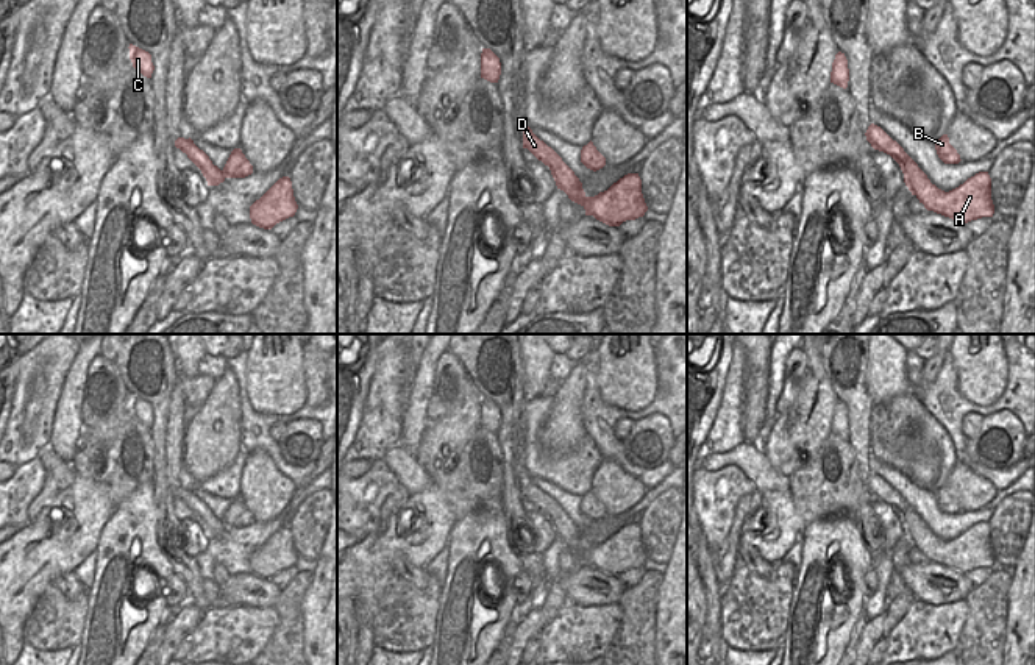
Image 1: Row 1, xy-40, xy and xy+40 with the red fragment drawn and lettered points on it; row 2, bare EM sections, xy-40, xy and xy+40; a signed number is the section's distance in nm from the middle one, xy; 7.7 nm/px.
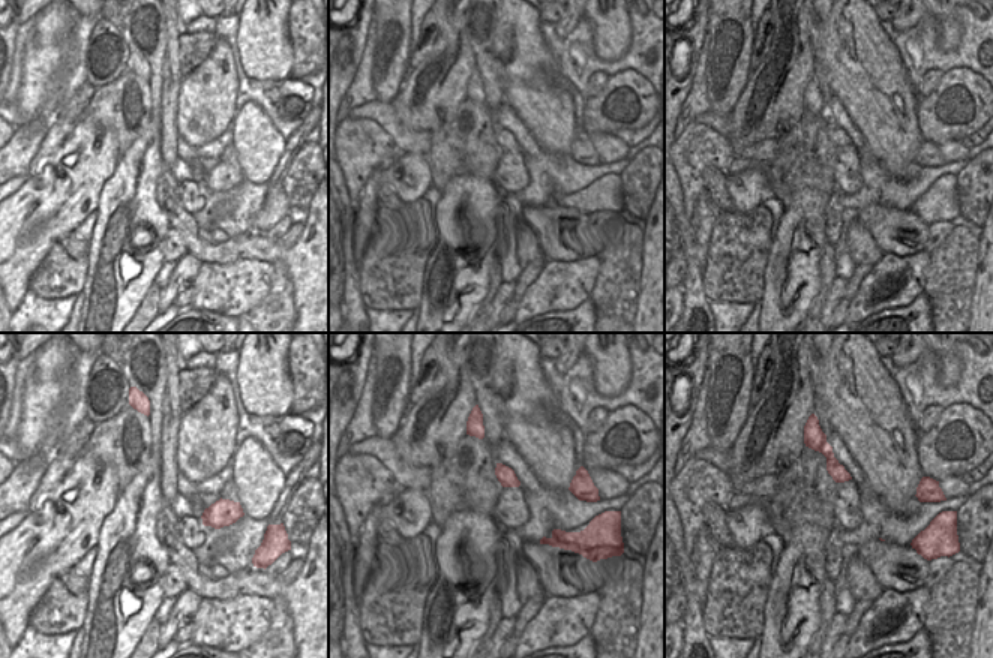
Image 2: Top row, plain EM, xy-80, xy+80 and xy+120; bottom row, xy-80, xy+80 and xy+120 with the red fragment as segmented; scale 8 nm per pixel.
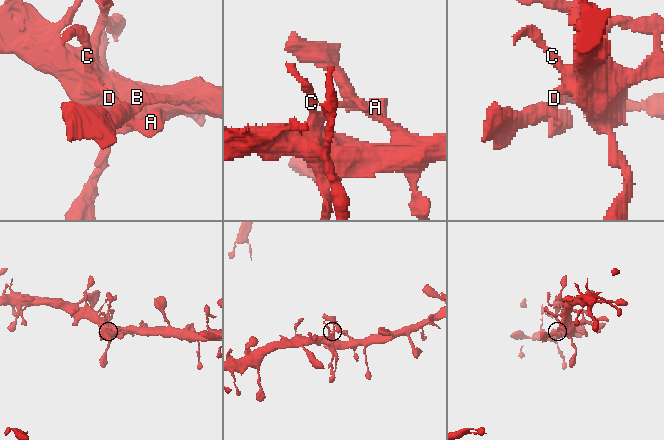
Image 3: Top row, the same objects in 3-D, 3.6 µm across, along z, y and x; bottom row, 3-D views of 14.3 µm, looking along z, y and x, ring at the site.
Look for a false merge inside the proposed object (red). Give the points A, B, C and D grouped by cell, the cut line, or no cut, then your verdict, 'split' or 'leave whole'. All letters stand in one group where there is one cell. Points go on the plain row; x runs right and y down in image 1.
A B C D; no cut; leave whole

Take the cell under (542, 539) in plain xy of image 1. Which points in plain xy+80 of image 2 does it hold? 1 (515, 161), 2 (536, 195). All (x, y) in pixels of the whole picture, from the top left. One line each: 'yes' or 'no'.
1: yes
2: no

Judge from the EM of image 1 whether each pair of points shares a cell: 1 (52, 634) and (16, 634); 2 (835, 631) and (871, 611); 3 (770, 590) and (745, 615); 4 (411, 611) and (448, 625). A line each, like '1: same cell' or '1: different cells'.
1: different cells
2: different cells
3: same cell
4: different cells

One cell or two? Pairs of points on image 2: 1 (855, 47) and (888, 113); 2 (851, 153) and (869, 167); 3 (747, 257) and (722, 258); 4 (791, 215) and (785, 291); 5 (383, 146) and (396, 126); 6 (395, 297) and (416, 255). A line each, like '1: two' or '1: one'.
1: one
2: two
3: one
4: one
5: two
6: one

